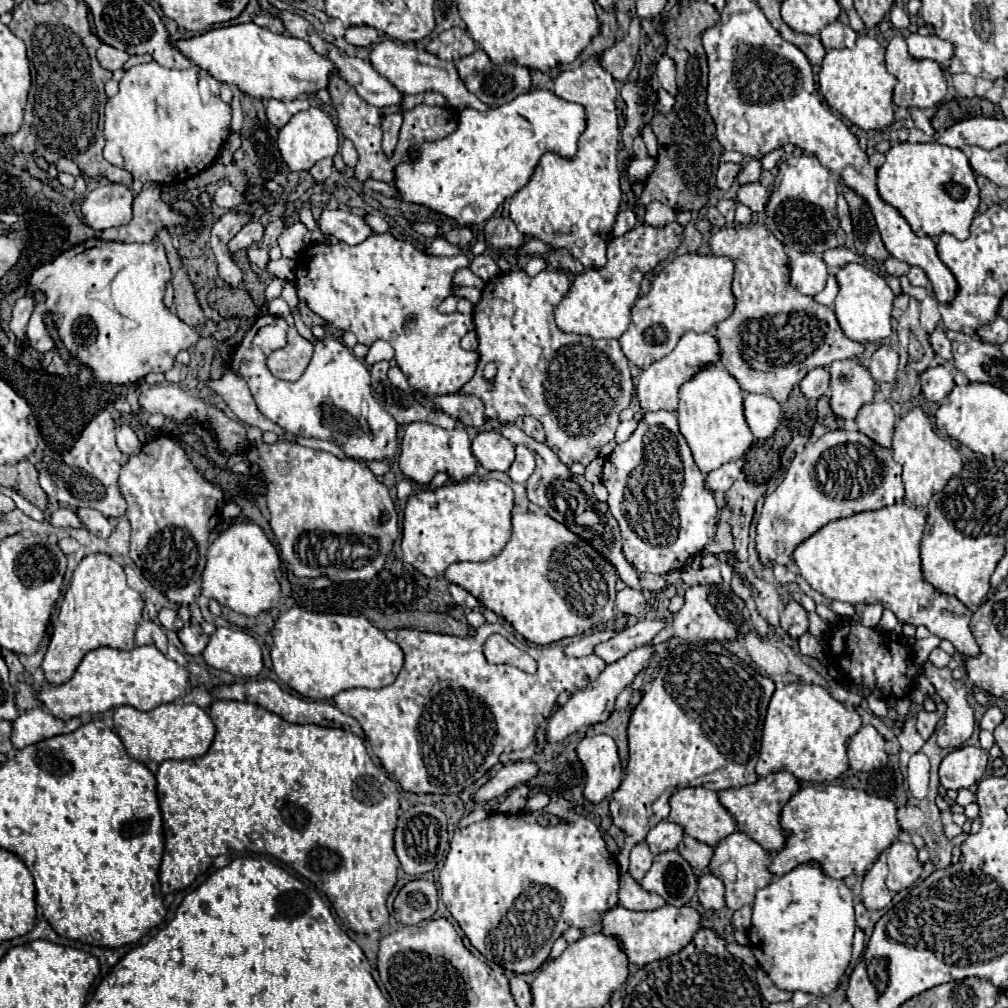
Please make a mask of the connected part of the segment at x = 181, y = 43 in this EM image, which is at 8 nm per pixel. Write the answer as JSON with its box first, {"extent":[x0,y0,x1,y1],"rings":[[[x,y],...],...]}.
{"extent":[176,22,336,100],"rings":[[[254,22],[210,30],[190,40],[176,40],[176,48],[218,82],[234,84],[240,92],[256,100],[296,100],[298,96],[316,94],[328,88],[328,78],[336,72],[334,64],[314,52],[306,40],[274,34]]]}

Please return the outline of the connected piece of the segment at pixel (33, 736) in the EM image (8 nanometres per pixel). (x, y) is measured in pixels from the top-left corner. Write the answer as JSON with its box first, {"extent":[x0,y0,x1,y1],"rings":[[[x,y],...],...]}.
{"extent":[10,708,76,750],"rings":[[[32,708],[32,710],[26,710],[24,714],[20,714],[12,722],[10,740],[12,740],[14,748],[22,750],[40,740],[58,736],[58,734],[68,734],[74,728],[76,728],[76,720],[60,720],[42,708]]]}

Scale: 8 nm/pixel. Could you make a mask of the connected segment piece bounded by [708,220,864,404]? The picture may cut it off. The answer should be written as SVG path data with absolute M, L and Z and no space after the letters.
M752 220L750 224L724 226L710 236L708 246L714 256L730 256L736 266L732 286L736 308L730 318L716 324L714 336L720 344L720 362L738 380L742 390L782 390L784 404L792 388L800 384L800 380L812 368L828 366L834 360L858 358L860 354L864 354L864 344L852 342L844 336L832 306L818 304L812 296L800 294L790 284L790 258L784 250L784 244L778 242L764 224Z

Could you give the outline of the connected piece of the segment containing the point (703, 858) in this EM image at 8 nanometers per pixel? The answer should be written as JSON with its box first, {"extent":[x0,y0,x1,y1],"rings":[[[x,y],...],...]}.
{"extent":[676,836,714,870],"rings":[[[690,836],[682,838],[682,844],[678,844],[676,852],[696,870],[704,870],[710,864],[710,858],[714,854],[714,850],[708,844],[702,844]]]}

